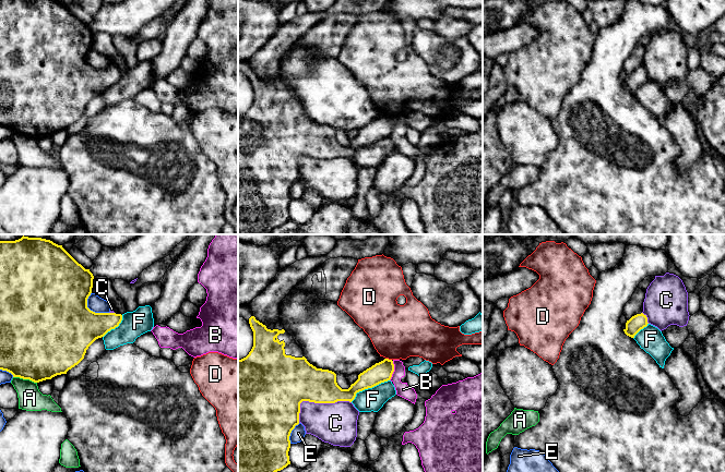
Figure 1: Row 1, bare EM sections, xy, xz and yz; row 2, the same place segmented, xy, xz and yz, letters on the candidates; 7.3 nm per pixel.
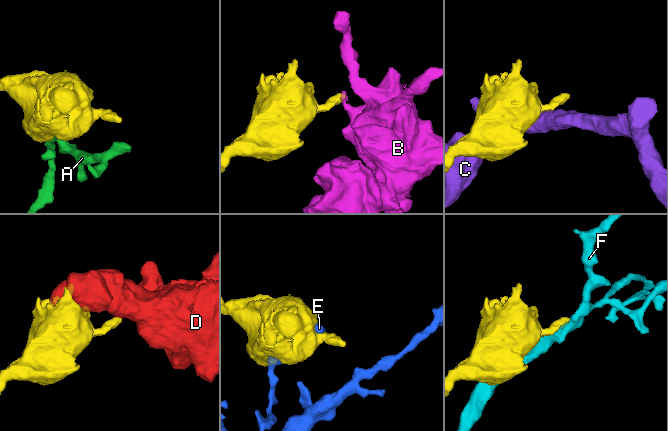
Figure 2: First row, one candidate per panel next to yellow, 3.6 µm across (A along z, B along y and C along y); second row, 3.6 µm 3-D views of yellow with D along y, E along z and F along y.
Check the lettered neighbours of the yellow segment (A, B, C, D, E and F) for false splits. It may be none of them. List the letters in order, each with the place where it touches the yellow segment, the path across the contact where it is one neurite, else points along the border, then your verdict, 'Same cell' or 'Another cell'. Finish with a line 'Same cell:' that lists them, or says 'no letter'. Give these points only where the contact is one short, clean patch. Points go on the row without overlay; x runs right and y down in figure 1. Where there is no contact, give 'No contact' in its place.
A: Touches yellow at xy (25, 134). Another cell
B: Touches yellow at xz (393, 126). Boundary: xz (393, 117), (393, 129), (389, 135). Another cell
C: Touches yellow at xz (316, 158). Another cell
D: Touches yellow at xz (388, 115). Another cell
E: Touches yellow at xy (90, 65). Another cell
F: Touches yellow at xz (368, 143). Another cell
Same cell: no letter

